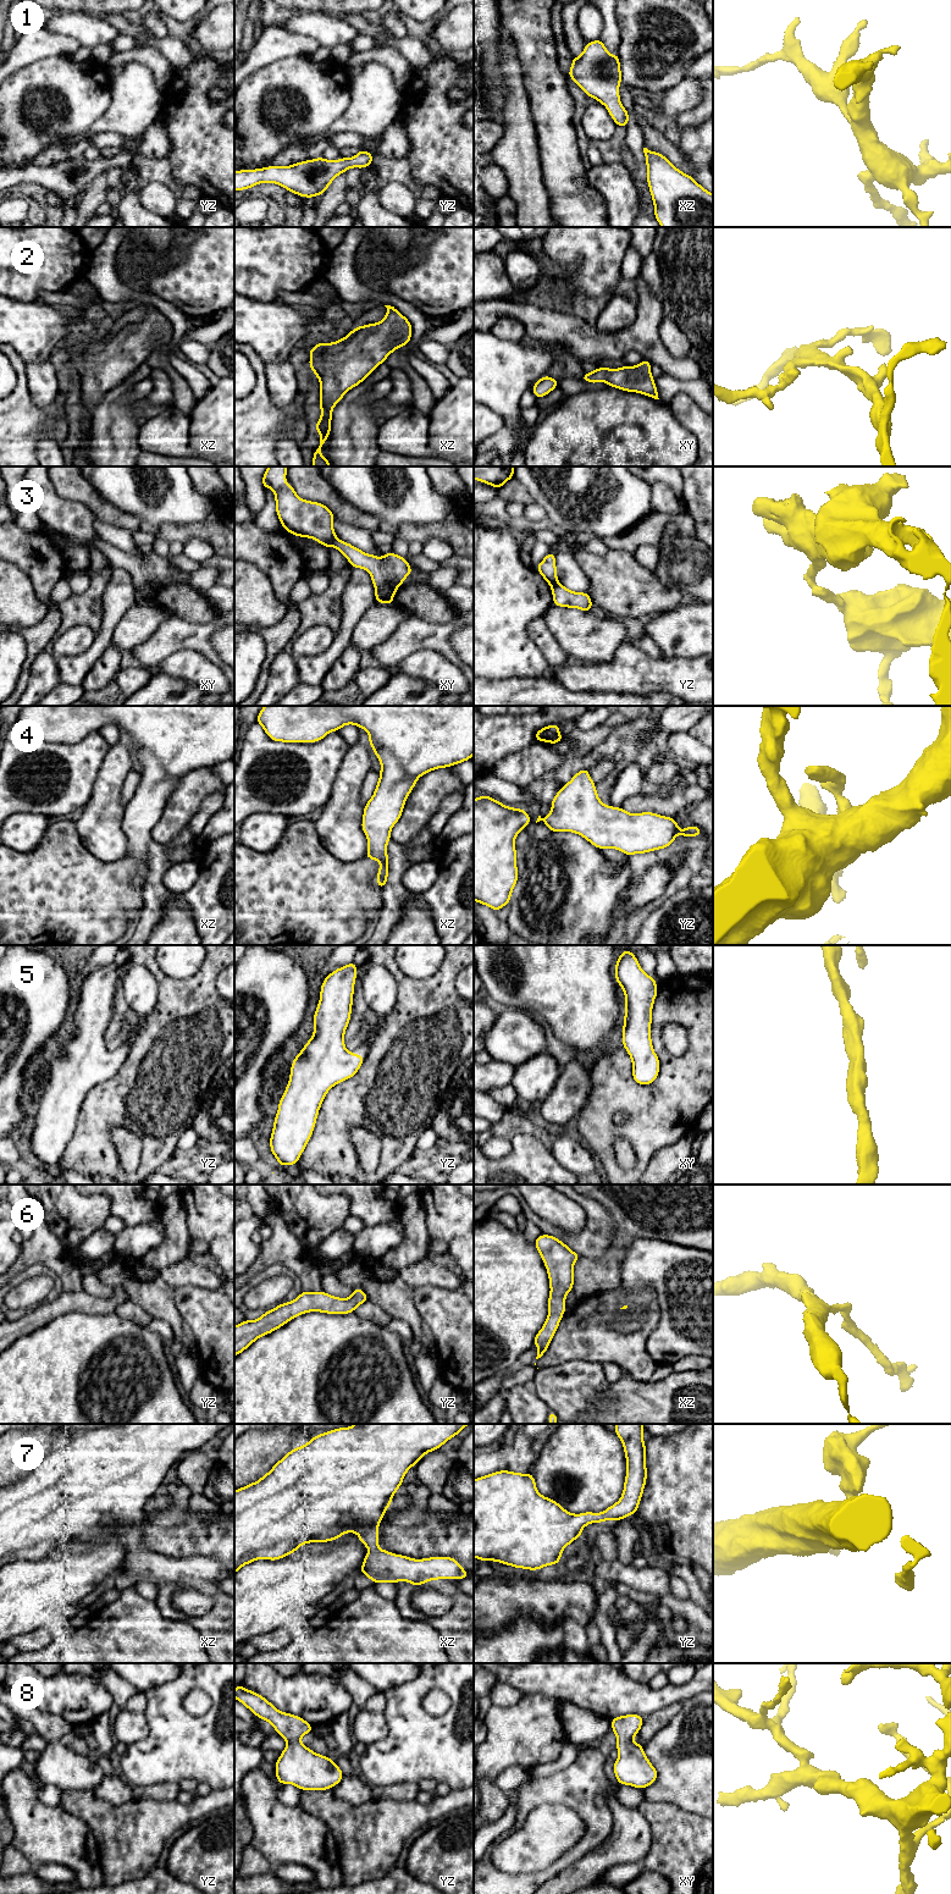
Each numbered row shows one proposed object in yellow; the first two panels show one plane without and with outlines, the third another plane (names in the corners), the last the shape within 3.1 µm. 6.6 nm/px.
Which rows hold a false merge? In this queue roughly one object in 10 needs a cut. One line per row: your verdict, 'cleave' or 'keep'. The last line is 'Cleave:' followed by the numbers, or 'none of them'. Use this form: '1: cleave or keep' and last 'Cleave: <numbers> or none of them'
1: keep
2: keep
3: cleave
4: keep
5: keep
6: keep
7: keep
8: keep
Cleave: 3

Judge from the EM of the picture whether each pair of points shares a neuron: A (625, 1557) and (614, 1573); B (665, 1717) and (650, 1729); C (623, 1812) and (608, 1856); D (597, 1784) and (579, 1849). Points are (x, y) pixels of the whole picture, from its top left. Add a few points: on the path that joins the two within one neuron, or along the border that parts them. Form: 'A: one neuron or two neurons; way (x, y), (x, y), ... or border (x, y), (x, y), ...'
A: two neurons; border (618, 1560), (630, 1564)
B: one neuron; way (662, 1717), (653, 1726)
C: one neuron; way (623, 1823), (623, 1842), (619, 1845)
D: one neuron; way (592, 1800), (592, 1833)

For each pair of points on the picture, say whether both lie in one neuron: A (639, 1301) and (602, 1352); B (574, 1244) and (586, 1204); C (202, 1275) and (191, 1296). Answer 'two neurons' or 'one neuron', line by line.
A: one neuron
B: one neuron
C: two neurons

